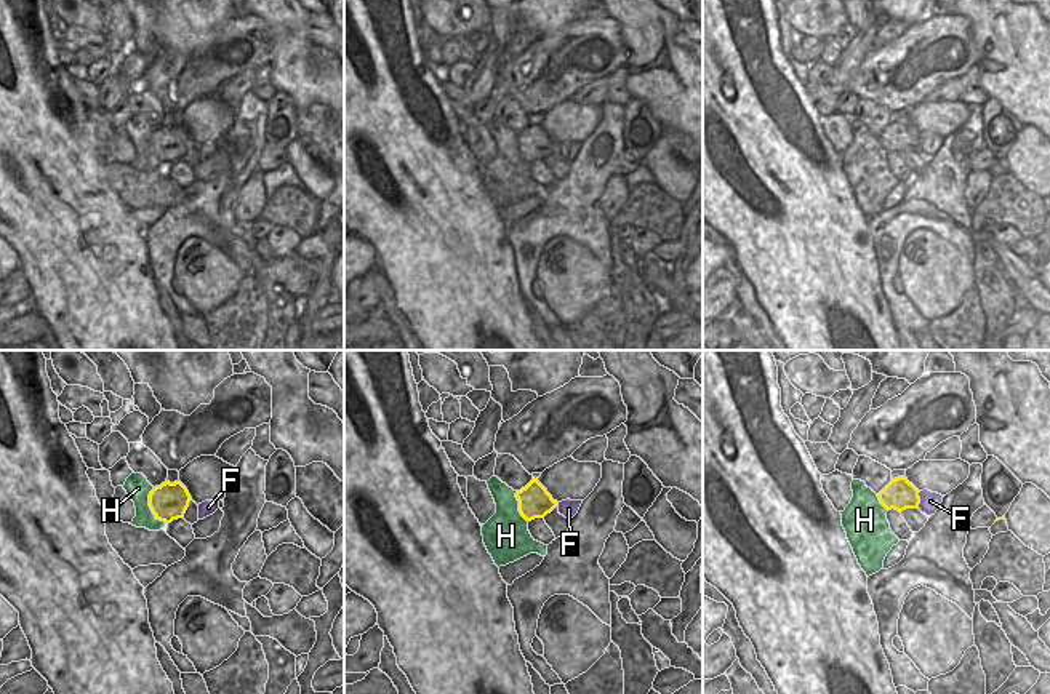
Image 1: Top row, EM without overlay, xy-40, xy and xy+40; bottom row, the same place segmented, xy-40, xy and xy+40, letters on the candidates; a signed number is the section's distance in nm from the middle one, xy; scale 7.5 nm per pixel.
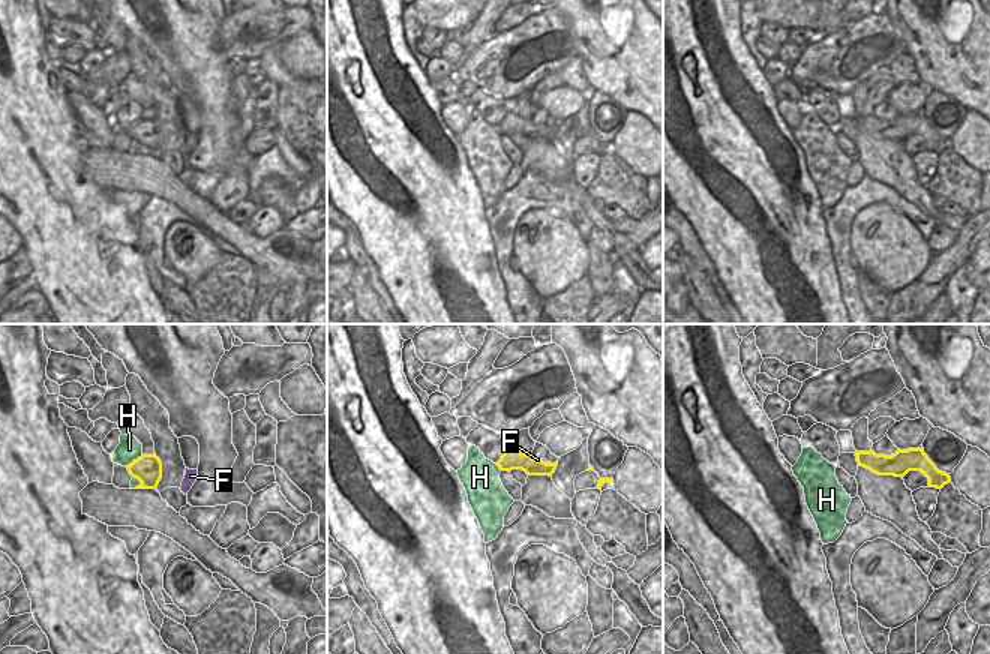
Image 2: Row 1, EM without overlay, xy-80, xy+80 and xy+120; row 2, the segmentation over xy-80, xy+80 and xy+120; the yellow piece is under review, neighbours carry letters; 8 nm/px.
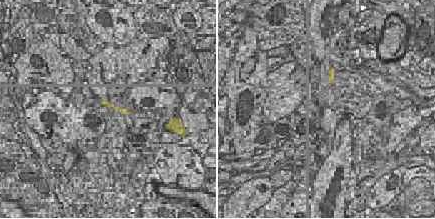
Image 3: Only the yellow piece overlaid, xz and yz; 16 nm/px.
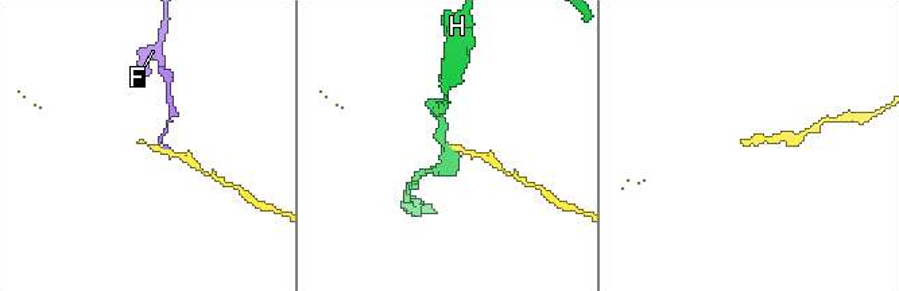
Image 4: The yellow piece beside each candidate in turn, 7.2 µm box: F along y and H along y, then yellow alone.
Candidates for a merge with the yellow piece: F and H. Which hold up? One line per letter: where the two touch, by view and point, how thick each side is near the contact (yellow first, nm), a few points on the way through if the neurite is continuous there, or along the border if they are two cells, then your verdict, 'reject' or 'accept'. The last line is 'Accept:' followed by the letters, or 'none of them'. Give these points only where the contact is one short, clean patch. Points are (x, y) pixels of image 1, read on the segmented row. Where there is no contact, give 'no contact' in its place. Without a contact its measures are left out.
F: contact xy+40 (919, 499); calibres 240 and 150 nm; border xy+40 (921, 491), (917, 507); reject
H: contact xy-40 (151, 509); calibres 280 and 190 nm; reject
Accept: none of them

